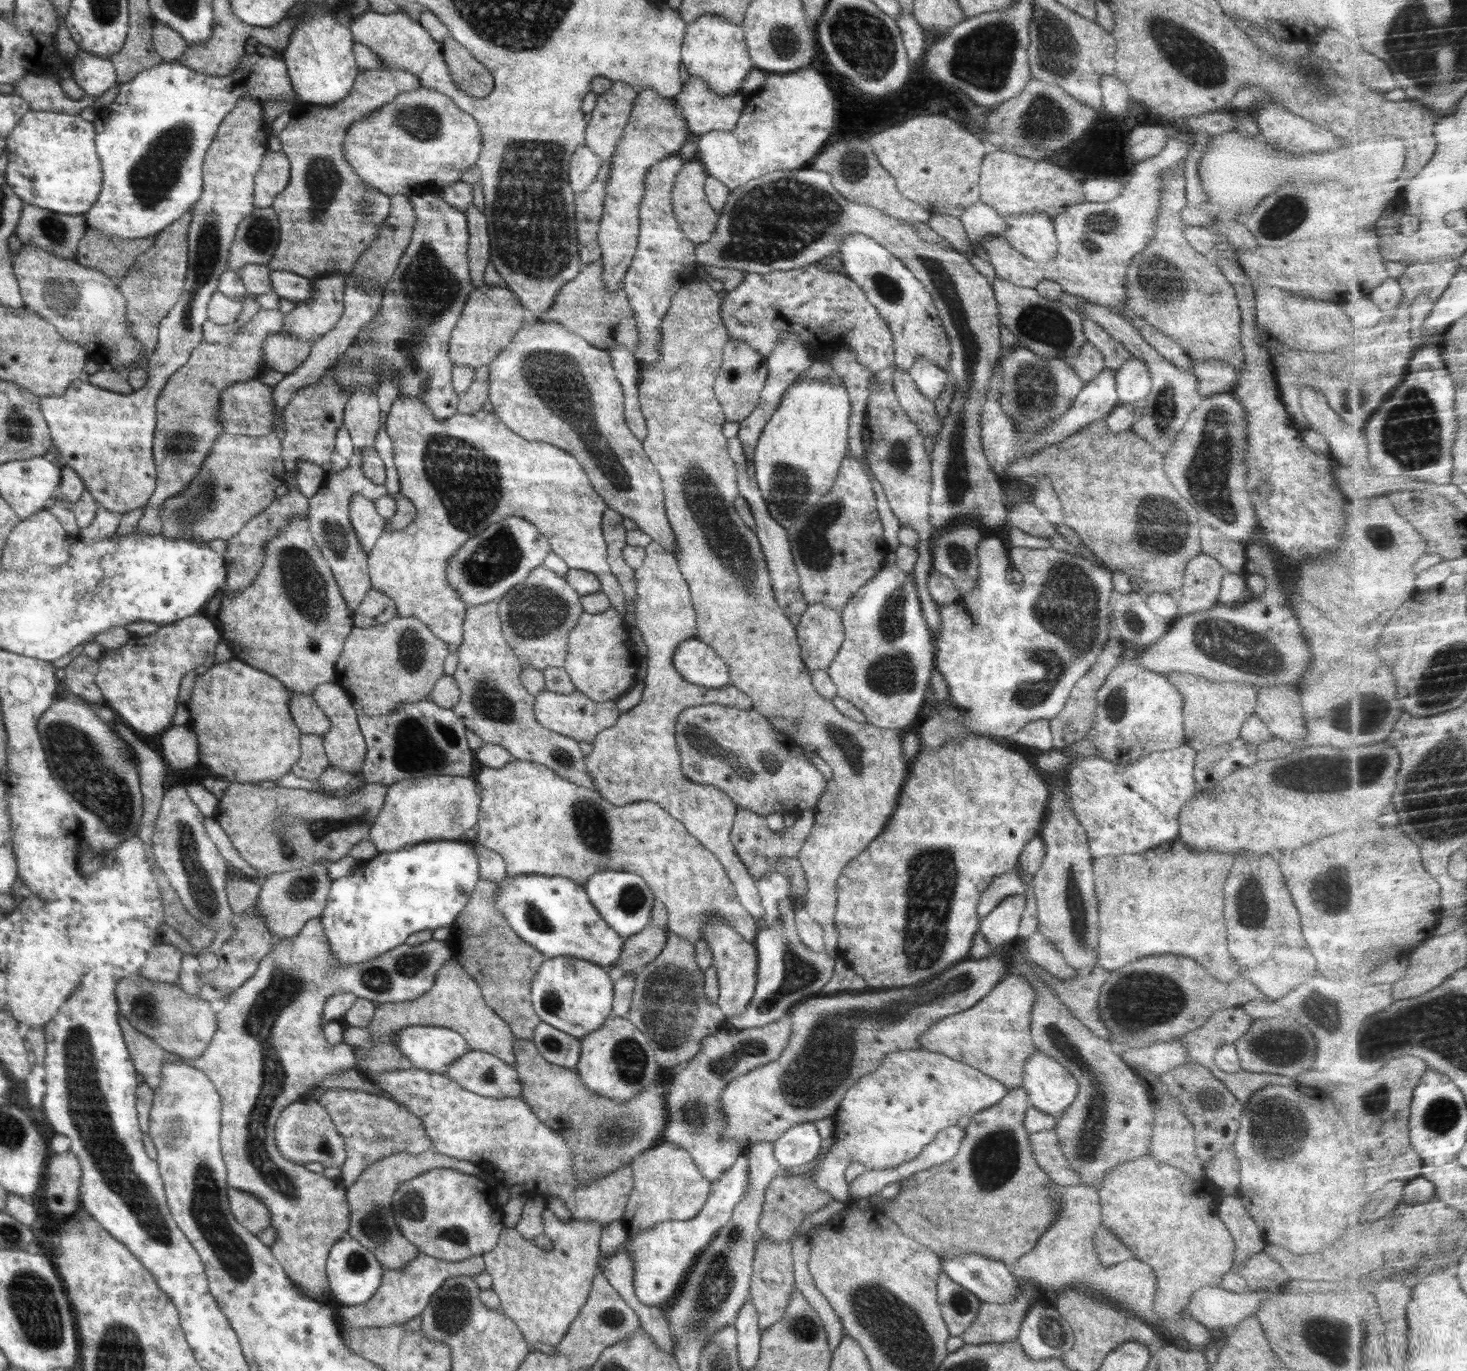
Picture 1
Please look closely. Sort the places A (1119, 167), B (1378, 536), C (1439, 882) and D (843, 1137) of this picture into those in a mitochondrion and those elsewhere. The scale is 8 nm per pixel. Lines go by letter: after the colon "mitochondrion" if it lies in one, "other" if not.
A: other
B: mitochondrion
C: other
D: other

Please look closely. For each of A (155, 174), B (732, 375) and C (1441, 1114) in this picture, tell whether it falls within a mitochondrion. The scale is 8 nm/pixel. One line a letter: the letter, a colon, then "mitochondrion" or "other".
A: mitochondrion
B: other
C: mitochondrion

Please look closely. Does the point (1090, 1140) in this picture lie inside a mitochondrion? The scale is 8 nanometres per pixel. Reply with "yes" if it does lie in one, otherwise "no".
yes

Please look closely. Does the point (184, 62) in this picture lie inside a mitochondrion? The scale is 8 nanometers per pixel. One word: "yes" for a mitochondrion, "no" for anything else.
no

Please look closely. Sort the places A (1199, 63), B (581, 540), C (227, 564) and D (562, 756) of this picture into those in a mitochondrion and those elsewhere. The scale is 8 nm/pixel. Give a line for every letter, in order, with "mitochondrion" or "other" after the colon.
A: mitochondrion
B: other
C: other
D: mitochondrion

